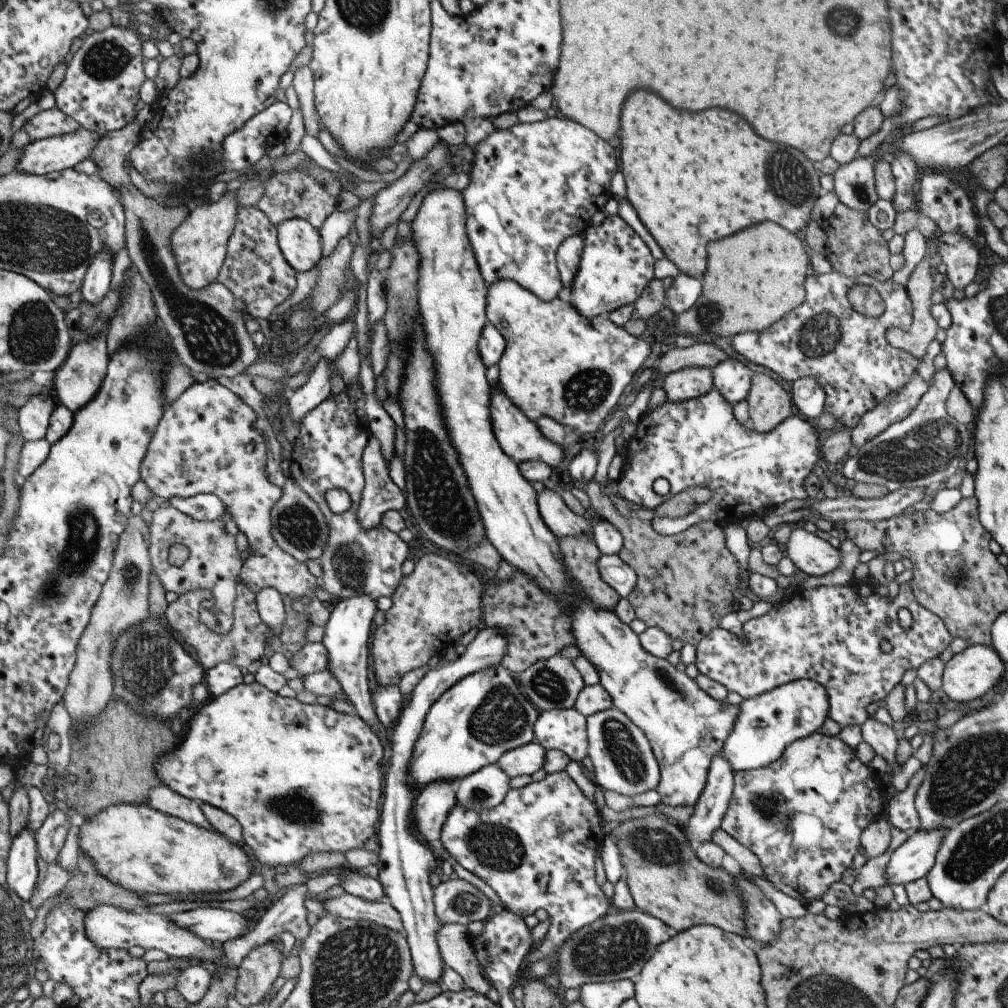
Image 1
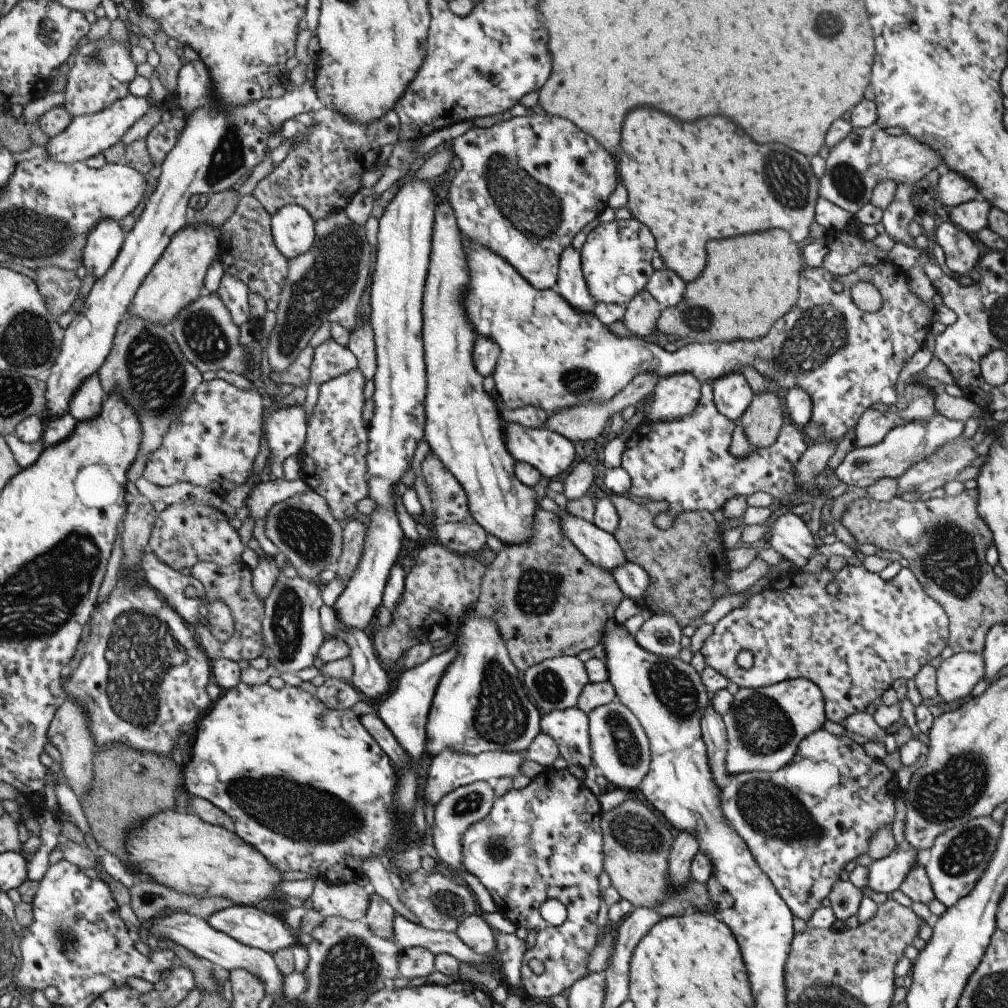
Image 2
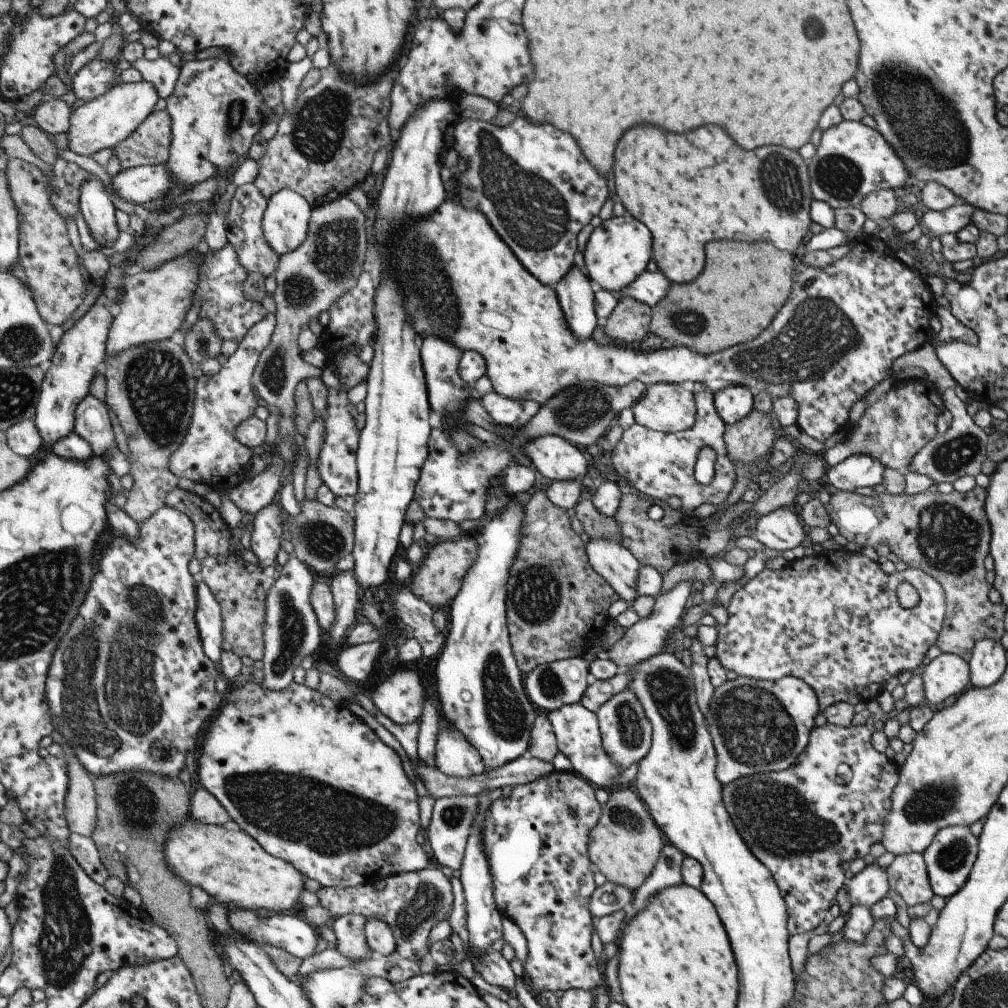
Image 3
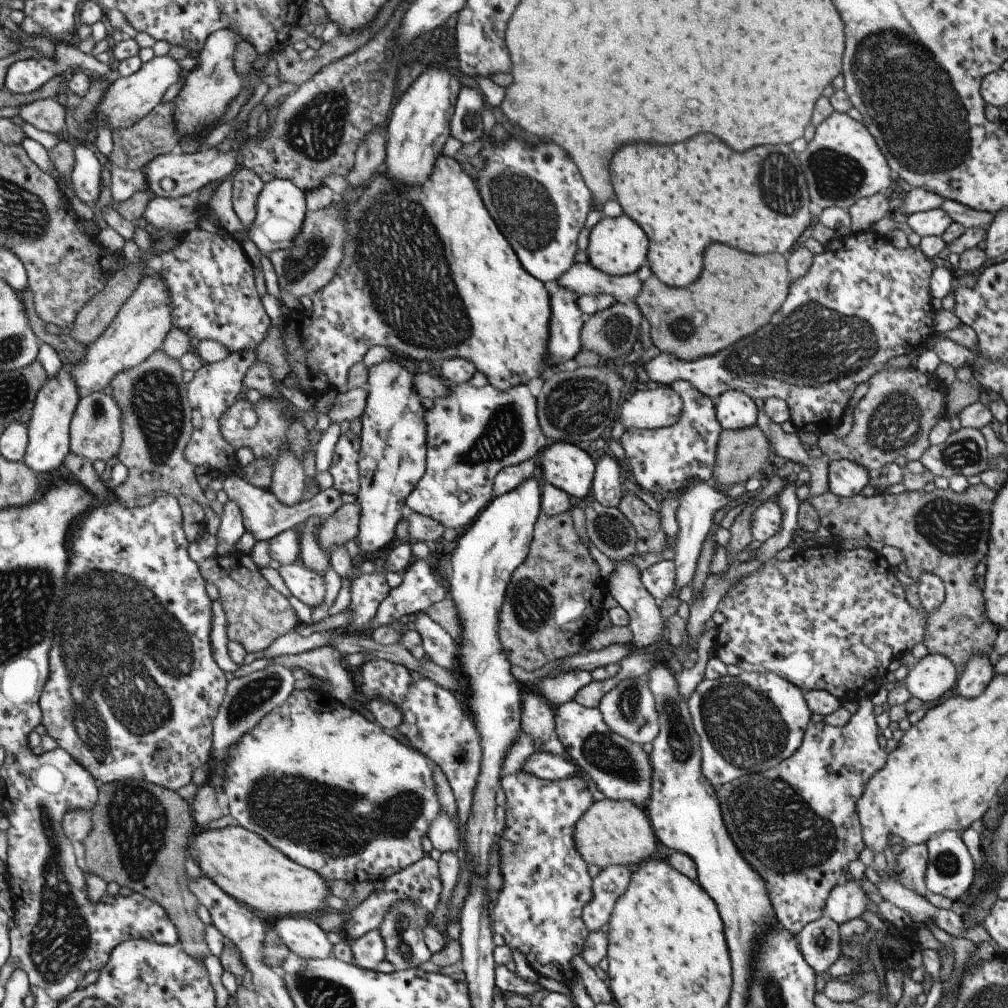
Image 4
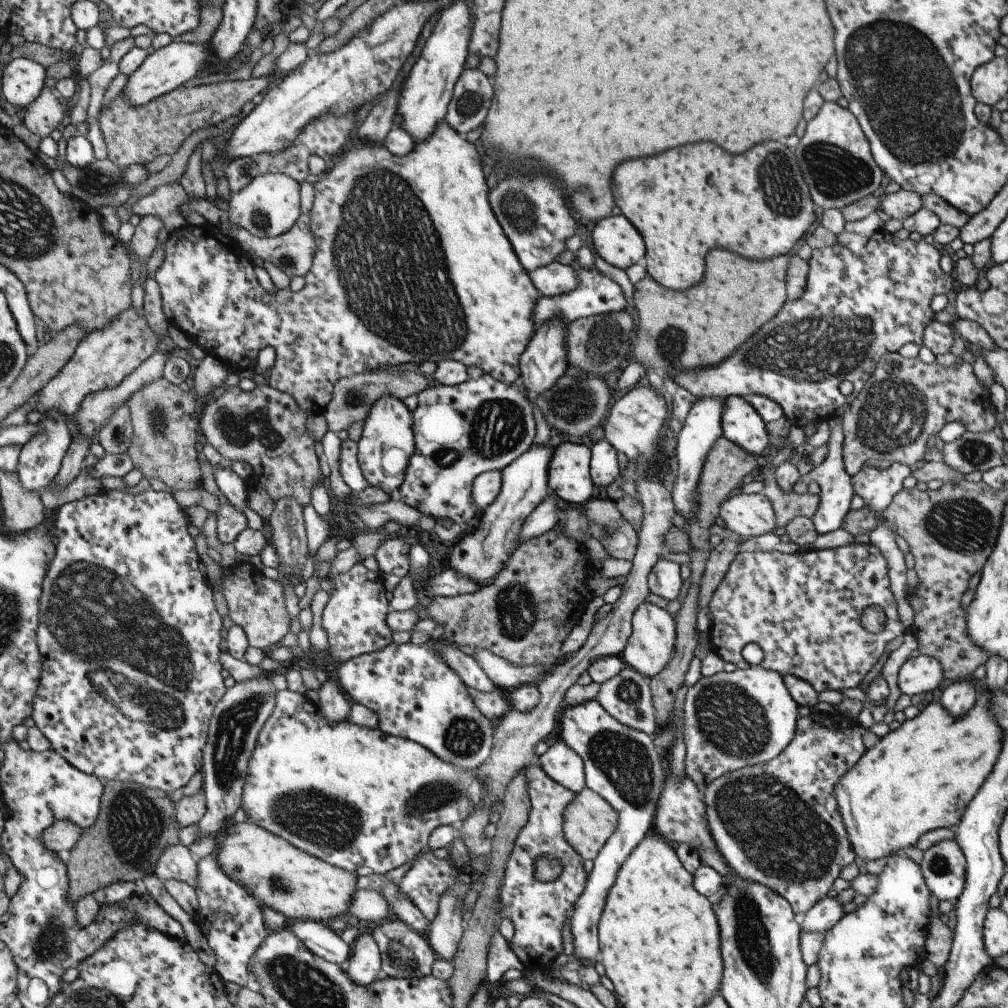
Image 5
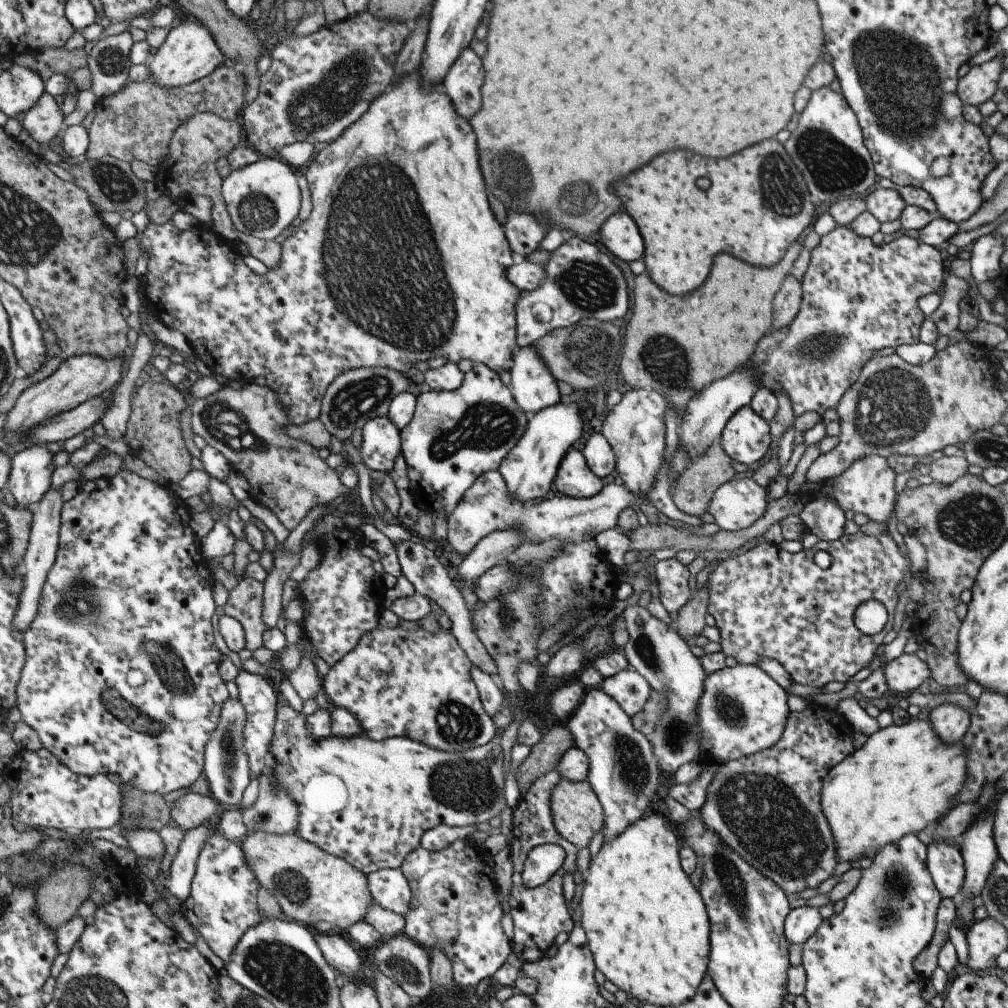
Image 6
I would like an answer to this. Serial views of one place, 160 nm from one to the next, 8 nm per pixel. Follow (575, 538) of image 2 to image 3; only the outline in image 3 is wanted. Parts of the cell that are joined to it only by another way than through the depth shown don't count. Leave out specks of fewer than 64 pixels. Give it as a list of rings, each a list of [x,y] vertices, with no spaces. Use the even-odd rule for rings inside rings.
[[[589,539],[584,551],[591,568],[611,585],[619,599],[631,605],[638,596],[636,580],[640,567],[632,553],[609,539]]]

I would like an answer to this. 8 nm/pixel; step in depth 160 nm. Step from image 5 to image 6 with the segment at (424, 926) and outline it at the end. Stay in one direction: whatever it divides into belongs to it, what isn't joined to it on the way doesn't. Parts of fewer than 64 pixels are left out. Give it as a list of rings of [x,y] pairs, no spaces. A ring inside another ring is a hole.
[[[379,869],[366,875],[372,902],[405,920],[410,910],[411,893],[408,882],[397,869]]]

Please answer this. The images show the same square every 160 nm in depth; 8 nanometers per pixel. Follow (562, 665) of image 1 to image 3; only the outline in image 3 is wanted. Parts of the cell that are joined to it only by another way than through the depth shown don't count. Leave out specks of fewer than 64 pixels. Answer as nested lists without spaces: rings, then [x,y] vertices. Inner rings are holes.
[[[569,657],[539,665],[530,670],[525,676],[523,688],[535,709],[548,713],[563,705],[579,703],[585,687],[591,680],[589,676],[588,664],[582,657]]]

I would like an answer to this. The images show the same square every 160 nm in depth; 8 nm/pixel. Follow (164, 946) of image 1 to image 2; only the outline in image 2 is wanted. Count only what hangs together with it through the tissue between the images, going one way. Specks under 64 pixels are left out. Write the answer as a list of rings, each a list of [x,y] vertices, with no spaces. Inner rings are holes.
[[[173,911],[173,914],[155,917],[151,921],[147,934],[149,932],[151,936],[158,936],[160,940],[167,939],[177,946],[186,948],[200,959],[208,960],[215,967],[228,970],[228,972],[238,968],[247,969],[251,974],[263,981],[264,994],[269,994],[273,1001],[281,994],[283,975],[280,976],[280,972],[270,953],[238,943],[236,940],[212,929],[206,921],[199,920],[199,917],[183,911]]]

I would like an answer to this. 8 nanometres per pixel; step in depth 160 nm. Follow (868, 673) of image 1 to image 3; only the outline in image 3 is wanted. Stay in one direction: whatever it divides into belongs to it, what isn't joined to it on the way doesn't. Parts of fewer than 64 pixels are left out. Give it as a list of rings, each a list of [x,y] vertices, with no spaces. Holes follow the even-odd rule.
[[[825,550],[808,558],[795,559],[778,571],[763,569],[750,579],[743,588],[733,593],[726,606],[727,620],[725,624],[716,628],[717,636],[713,645],[715,648],[714,657],[726,671],[731,670],[731,672],[735,672],[737,677],[743,676],[758,681],[774,681],[783,677],[795,677],[803,680],[808,687],[813,689],[821,711],[835,703],[847,703],[850,705],[857,704],[857,702],[867,703],[877,698],[889,678],[893,678],[893,676],[897,676],[906,670],[915,670],[921,664],[924,660],[925,652],[929,650],[929,646],[934,644],[941,630],[945,609],[946,600],[944,599],[942,586],[933,577],[927,576],[925,572],[921,572],[919,568],[907,567],[903,571],[894,571],[887,576],[887,574],[881,571],[877,562],[871,561],[860,552],[846,554],[843,550]],[[902,581],[908,582],[918,593],[918,603],[910,609],[902,608],[895,597],[895,588]]]

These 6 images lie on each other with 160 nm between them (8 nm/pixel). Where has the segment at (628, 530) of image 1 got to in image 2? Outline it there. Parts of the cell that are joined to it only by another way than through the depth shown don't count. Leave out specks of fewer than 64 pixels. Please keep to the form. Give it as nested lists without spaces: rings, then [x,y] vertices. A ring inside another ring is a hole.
[[[607,493],[607,498],[618,514],[614,539],[626,560],[640,566],[648,576],[647,588],[633,601],[640,610],[639,614],[645,621],[653,615],[671,615],[680,629],[703,616],[715,602],[711,593],[715,580],[723,581],[730,571],[721,534],[731,527],[740,528],[741,517],[728,519],[723,525],[715,522],[710,512],[686,512],[678,515],[669,529],[661,531],[652,523],[656,514],[667,510],[665,501],[648,501],[629,494],[613,493]]]

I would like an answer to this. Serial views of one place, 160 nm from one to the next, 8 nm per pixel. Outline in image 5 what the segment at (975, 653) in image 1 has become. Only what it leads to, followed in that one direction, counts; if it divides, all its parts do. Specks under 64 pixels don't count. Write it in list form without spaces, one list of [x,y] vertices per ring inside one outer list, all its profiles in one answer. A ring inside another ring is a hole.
[[[927,655],[908,658],[898,670],[898,689],[909,697],[942,688],[942,681],[943,671],[939,661]]]

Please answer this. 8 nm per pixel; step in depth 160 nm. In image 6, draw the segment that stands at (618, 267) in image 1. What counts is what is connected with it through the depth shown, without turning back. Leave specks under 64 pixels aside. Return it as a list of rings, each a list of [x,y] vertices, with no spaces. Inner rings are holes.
[[[614,212],[600,224],[600,241],[615,258],[626,263],[642,258],[644,253],[639,229],[626,212]]]

